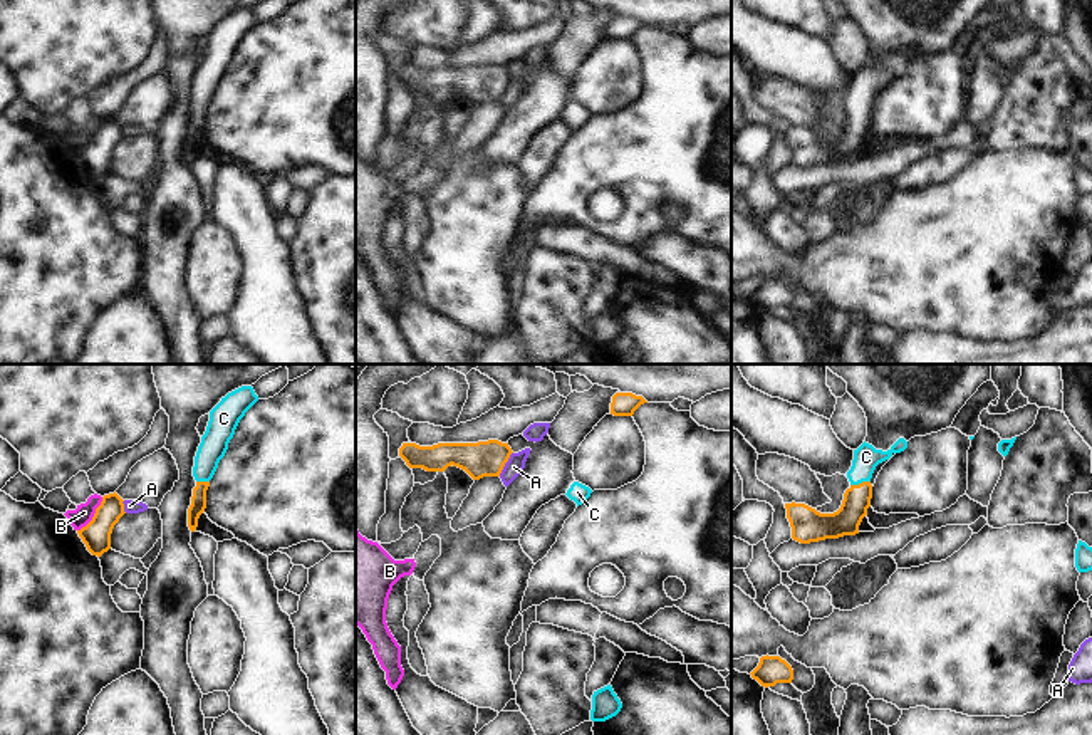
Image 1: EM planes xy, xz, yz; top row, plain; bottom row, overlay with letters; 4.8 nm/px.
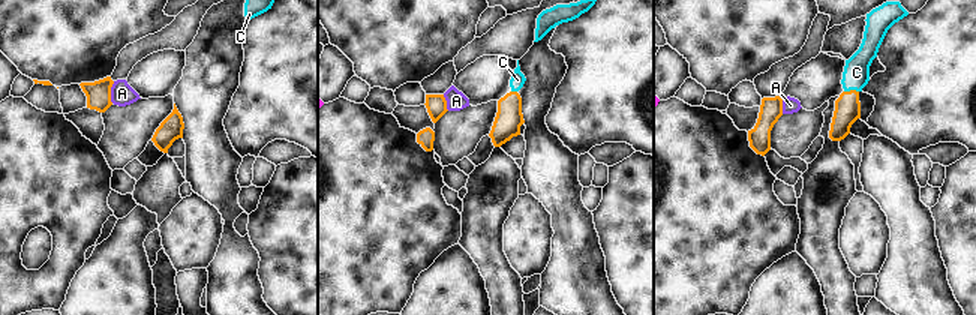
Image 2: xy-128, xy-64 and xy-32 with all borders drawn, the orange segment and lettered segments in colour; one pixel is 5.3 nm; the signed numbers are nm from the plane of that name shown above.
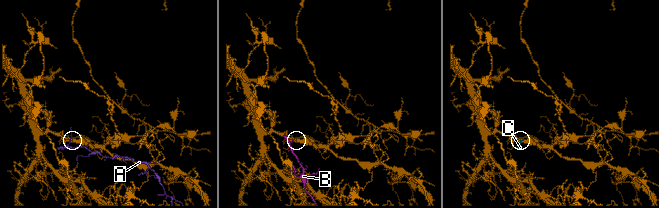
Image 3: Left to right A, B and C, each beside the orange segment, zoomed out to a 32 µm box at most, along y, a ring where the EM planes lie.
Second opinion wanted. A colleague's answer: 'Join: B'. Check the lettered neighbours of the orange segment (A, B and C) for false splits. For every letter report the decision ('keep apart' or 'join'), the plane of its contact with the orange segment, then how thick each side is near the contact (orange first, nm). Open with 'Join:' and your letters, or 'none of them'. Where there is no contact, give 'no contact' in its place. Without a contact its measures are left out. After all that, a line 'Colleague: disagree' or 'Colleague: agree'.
Join: C
A: keep apart | xz | 180/90 nm
B: keep apart | xy | 140/90 nm
C: join | yz | 140/120 nm
Colleague: disagree

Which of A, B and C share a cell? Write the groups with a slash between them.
A / B / C

